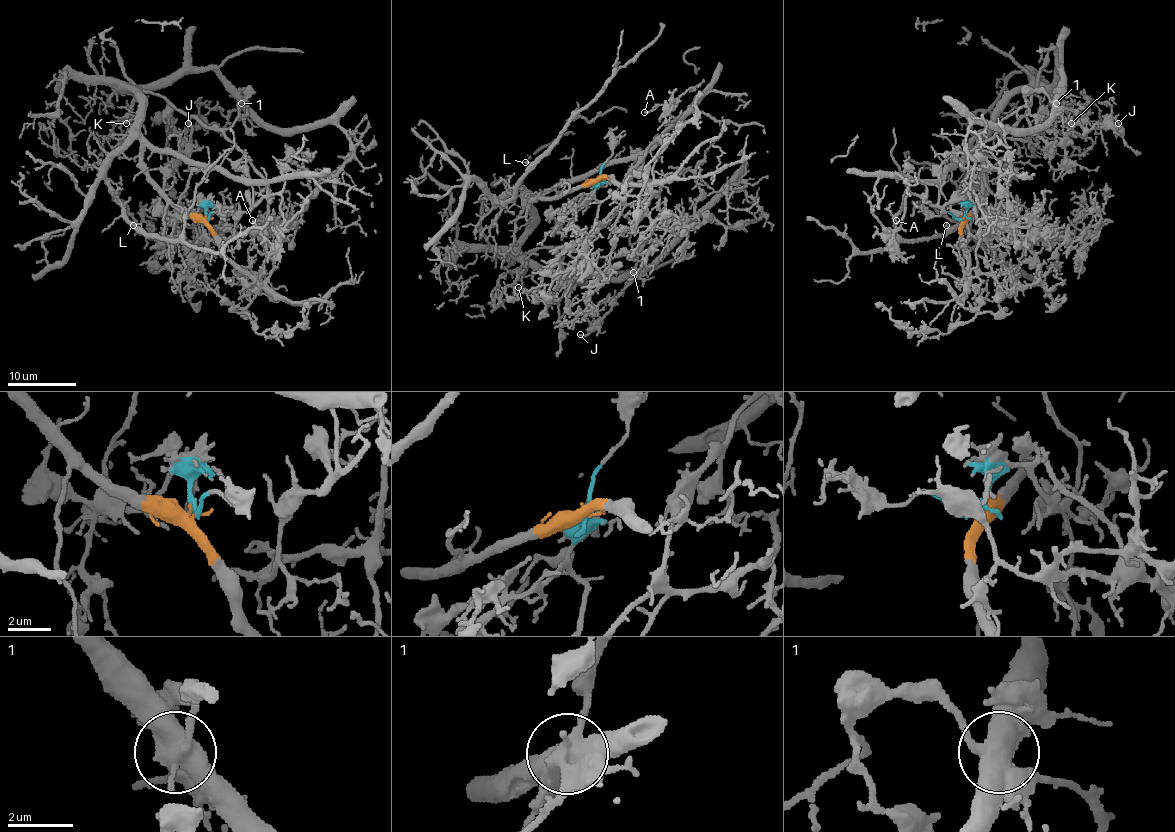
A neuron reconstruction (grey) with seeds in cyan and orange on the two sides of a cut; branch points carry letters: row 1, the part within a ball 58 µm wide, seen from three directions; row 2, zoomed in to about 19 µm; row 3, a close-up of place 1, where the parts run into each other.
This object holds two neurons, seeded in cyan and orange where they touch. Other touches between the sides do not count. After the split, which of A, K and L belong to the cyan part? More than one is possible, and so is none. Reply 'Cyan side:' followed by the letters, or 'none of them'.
Cyan side: A

